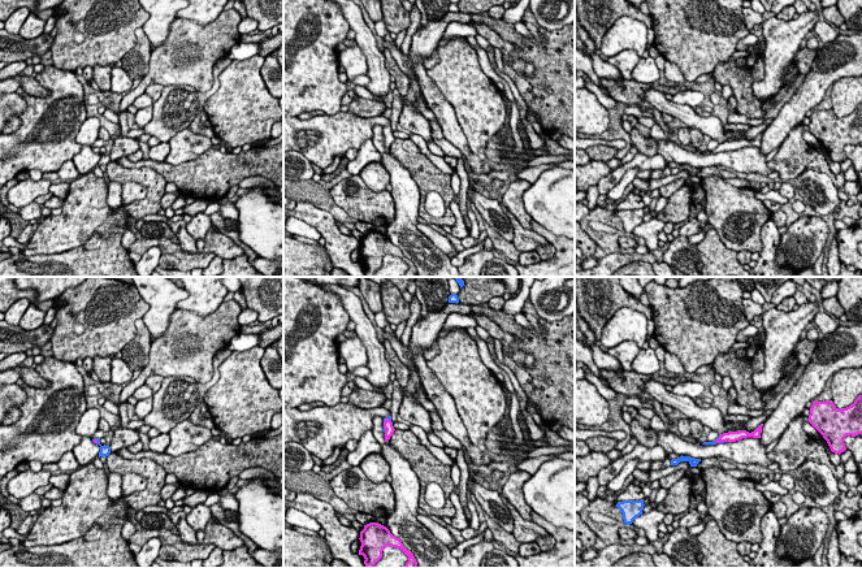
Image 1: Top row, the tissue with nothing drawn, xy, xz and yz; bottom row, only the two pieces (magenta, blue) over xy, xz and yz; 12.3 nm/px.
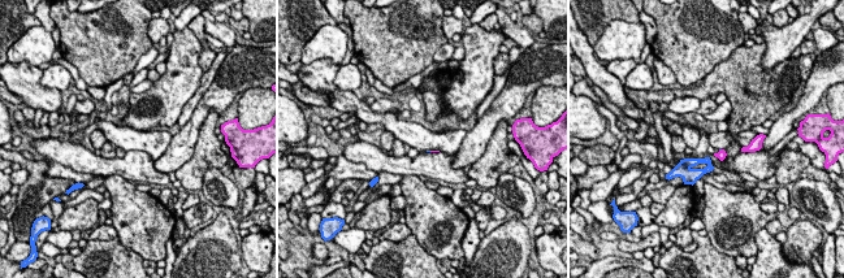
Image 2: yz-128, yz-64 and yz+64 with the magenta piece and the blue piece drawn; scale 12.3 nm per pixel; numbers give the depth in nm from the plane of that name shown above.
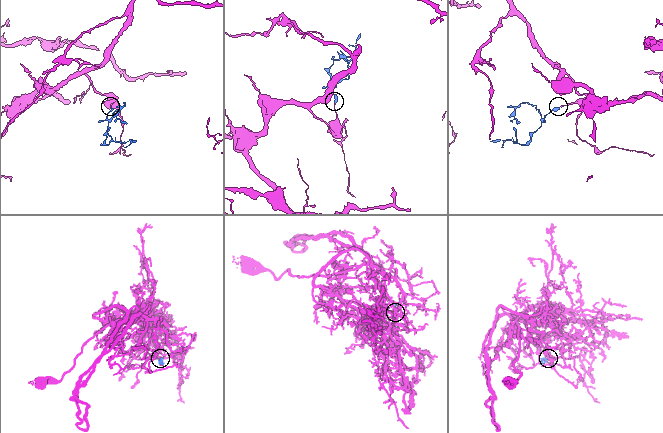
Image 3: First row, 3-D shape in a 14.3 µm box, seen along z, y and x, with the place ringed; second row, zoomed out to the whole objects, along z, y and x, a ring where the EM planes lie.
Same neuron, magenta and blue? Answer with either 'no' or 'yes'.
yes

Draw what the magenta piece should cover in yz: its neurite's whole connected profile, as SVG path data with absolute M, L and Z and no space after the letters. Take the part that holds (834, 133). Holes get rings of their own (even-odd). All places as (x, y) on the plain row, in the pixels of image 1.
M862 104L846 117L839 118L832 109L814 109L809 131L823 144L835 162L846 159L844 147L862 143Z

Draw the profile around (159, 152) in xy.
M160 142L157 146L150 148L150 159L153 161L163 162L165 161L168 153L170 151L170 146L168 142Z

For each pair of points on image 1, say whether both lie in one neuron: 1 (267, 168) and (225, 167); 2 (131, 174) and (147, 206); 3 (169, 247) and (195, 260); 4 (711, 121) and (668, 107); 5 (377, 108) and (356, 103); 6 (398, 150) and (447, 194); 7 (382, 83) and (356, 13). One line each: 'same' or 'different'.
1: same
2: same
3: same
4: same
5: same
6: same
7: same

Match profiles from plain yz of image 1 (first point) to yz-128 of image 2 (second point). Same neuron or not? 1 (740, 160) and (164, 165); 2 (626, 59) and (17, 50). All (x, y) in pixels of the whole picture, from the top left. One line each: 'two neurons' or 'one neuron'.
1: two neurons
2: two neurons

